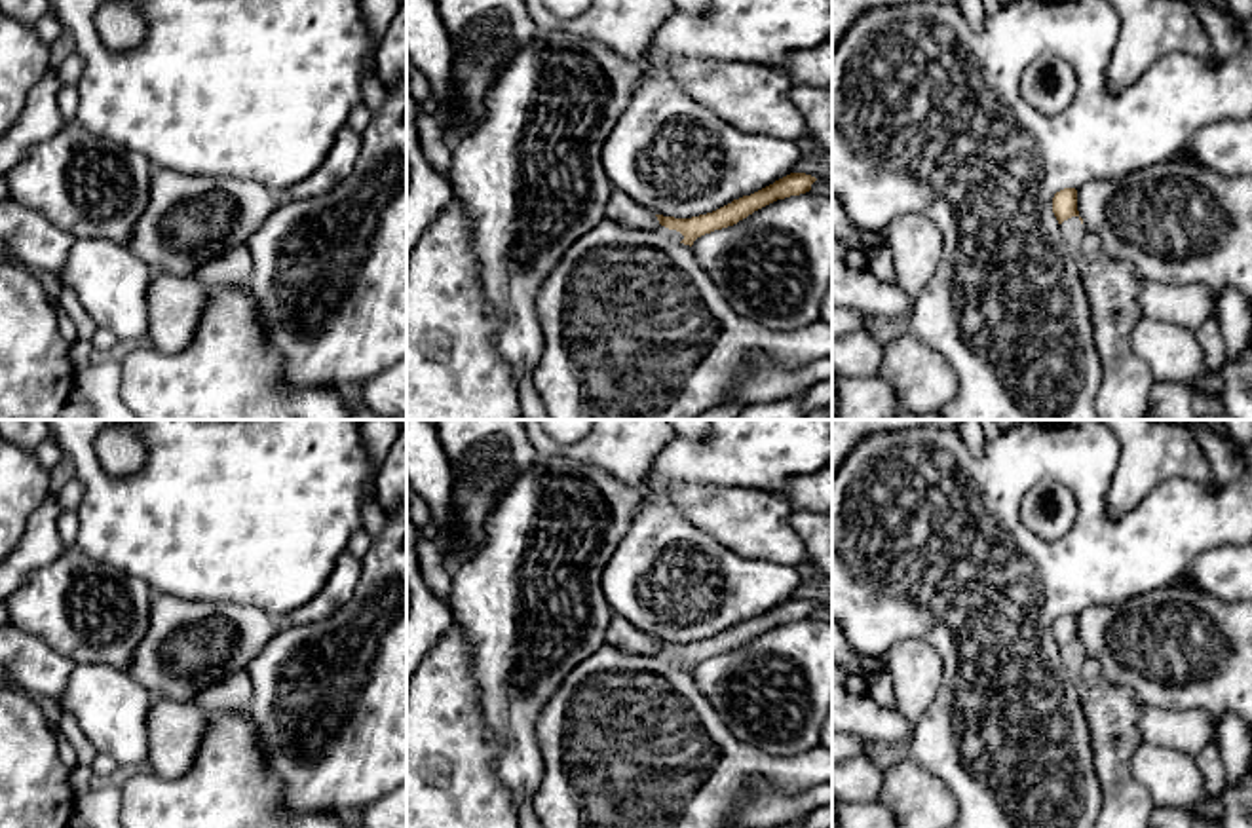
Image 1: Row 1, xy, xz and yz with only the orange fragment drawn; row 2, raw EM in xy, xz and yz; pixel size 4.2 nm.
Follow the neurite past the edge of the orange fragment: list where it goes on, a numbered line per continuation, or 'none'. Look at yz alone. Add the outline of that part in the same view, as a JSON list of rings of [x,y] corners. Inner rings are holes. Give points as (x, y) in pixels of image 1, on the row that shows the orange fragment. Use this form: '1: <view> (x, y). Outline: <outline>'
1: yz (1072, 228). Outline: [[[1072,216],[1058,226],[1073,256],[1079,258],[1079,245],[1085,234],[1085,226],[1081,224],[1079,216]]]

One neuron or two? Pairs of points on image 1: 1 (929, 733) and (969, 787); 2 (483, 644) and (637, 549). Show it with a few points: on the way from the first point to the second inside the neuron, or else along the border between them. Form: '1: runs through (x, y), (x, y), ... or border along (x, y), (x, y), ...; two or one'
1: runs through (943, 747), (962, 773); one
2: border along (627, 532), (603, 574), (601, 591), (610, 612); two

